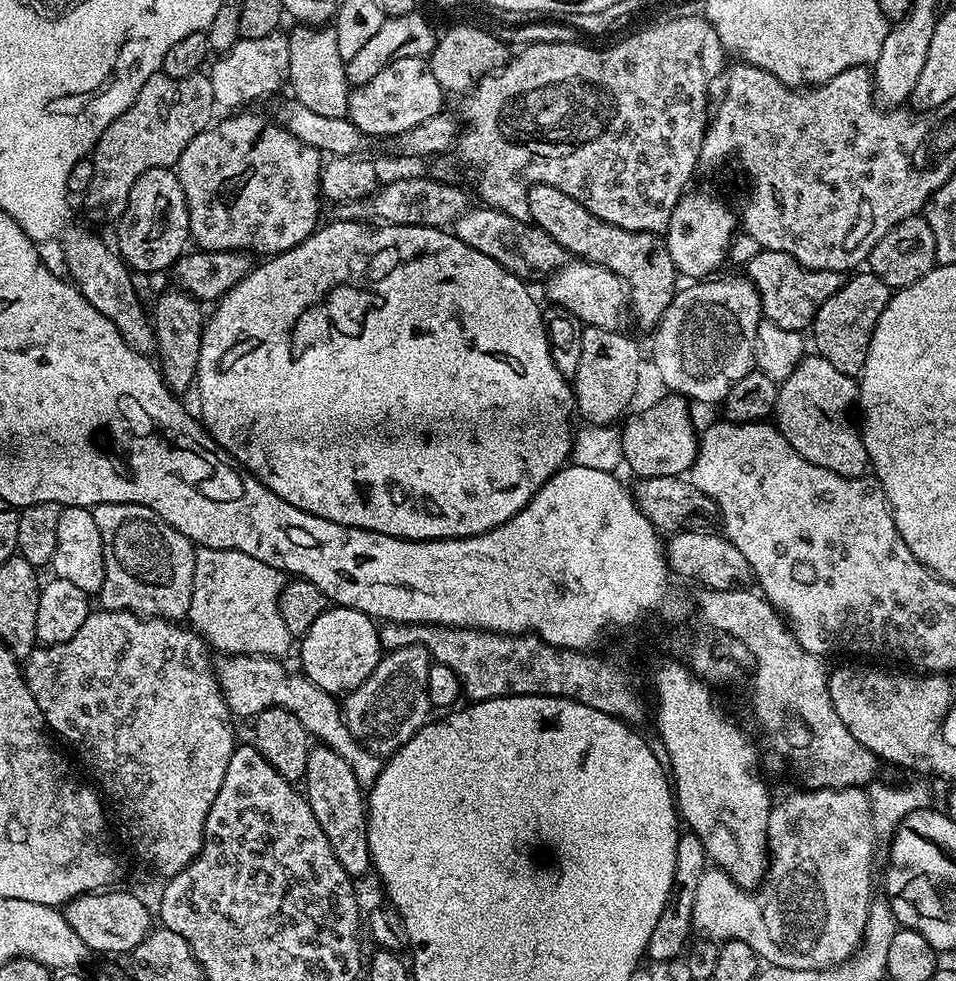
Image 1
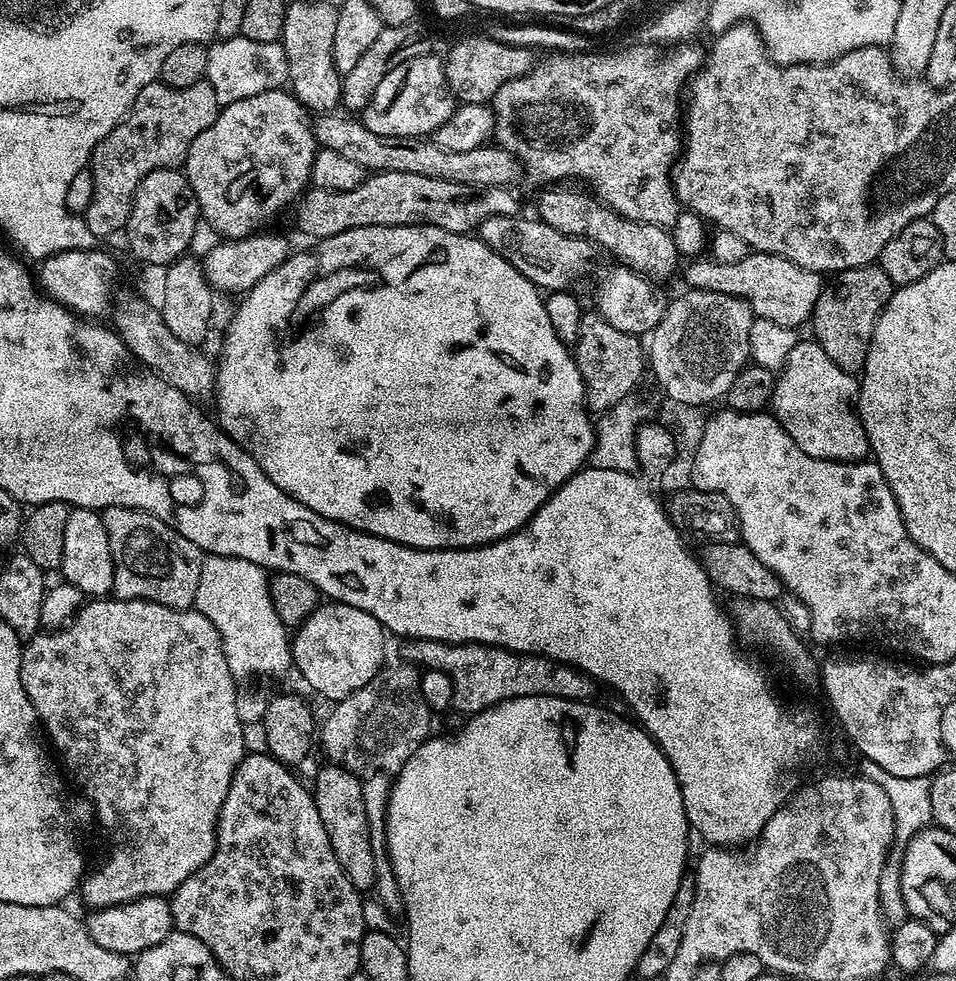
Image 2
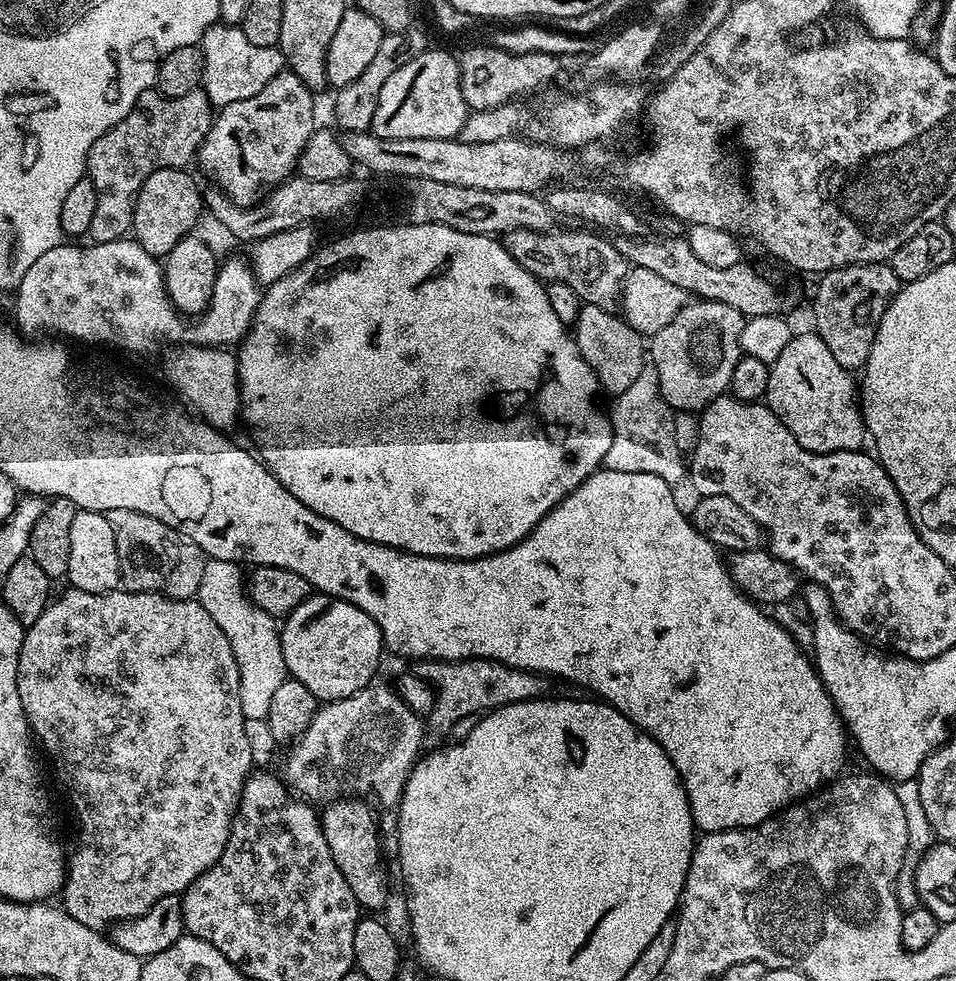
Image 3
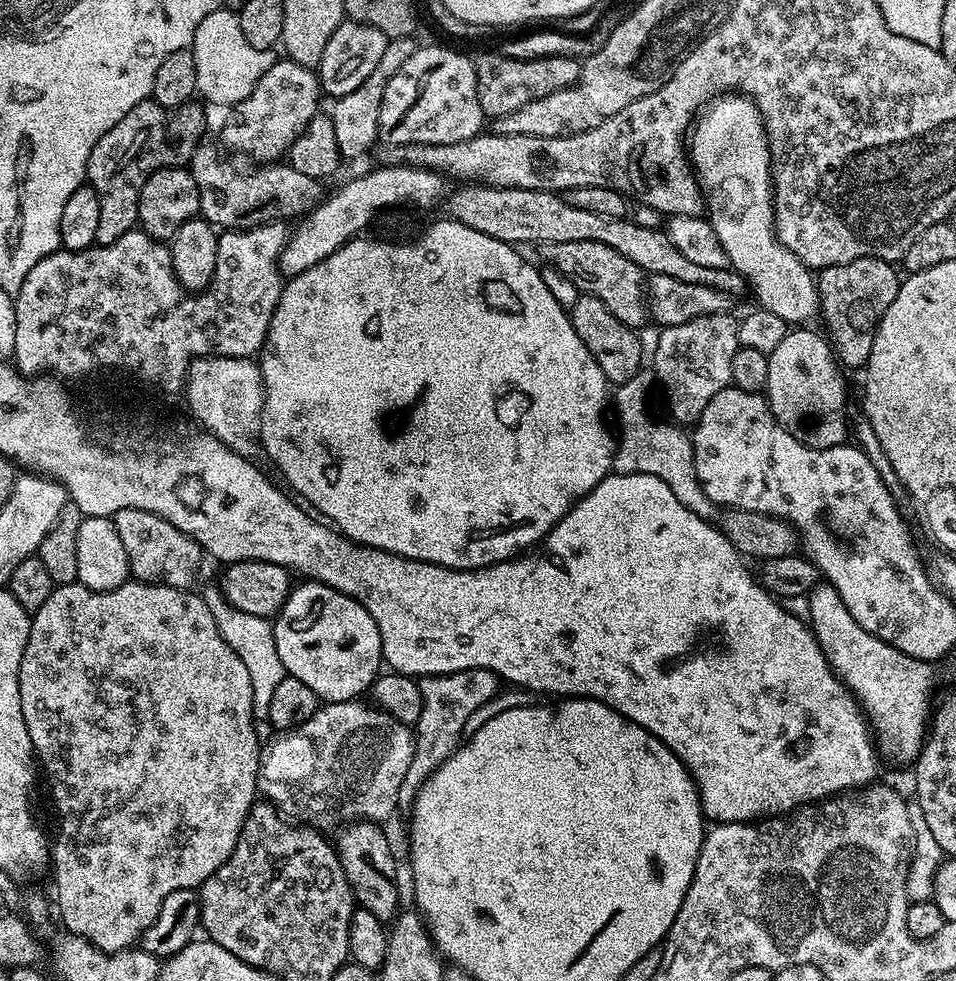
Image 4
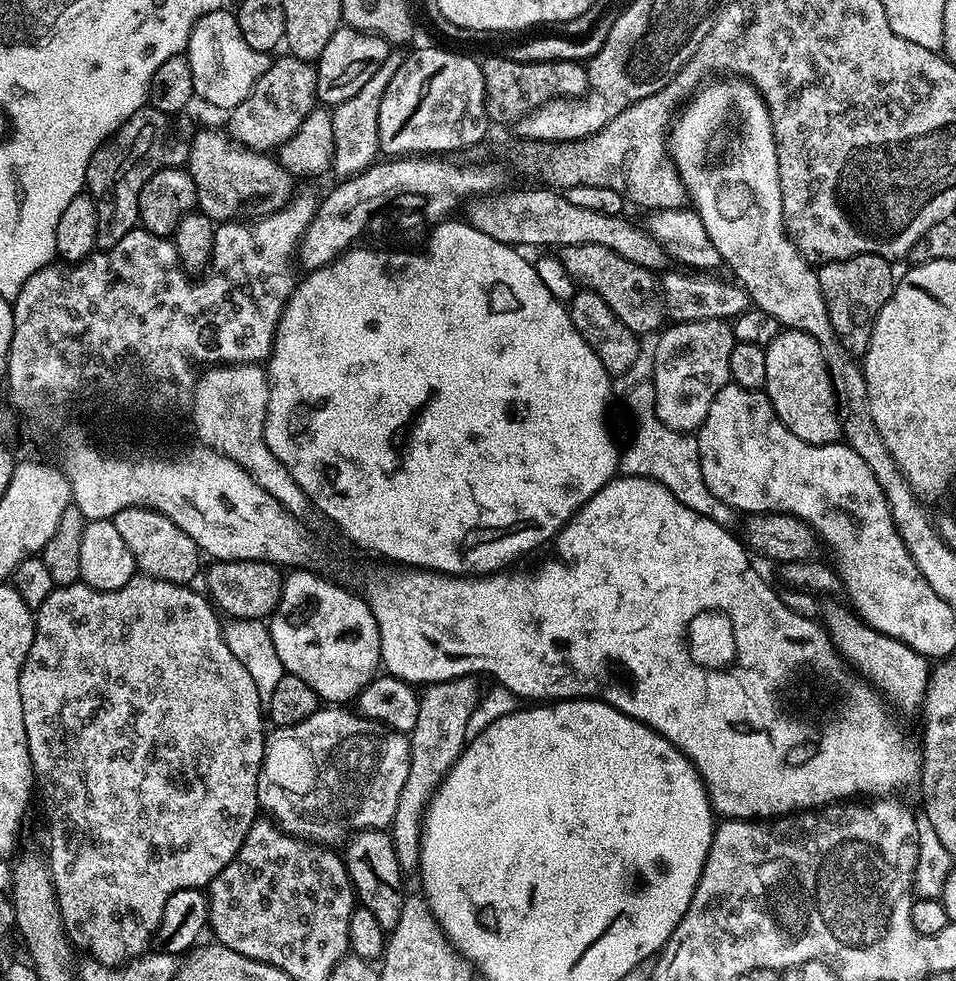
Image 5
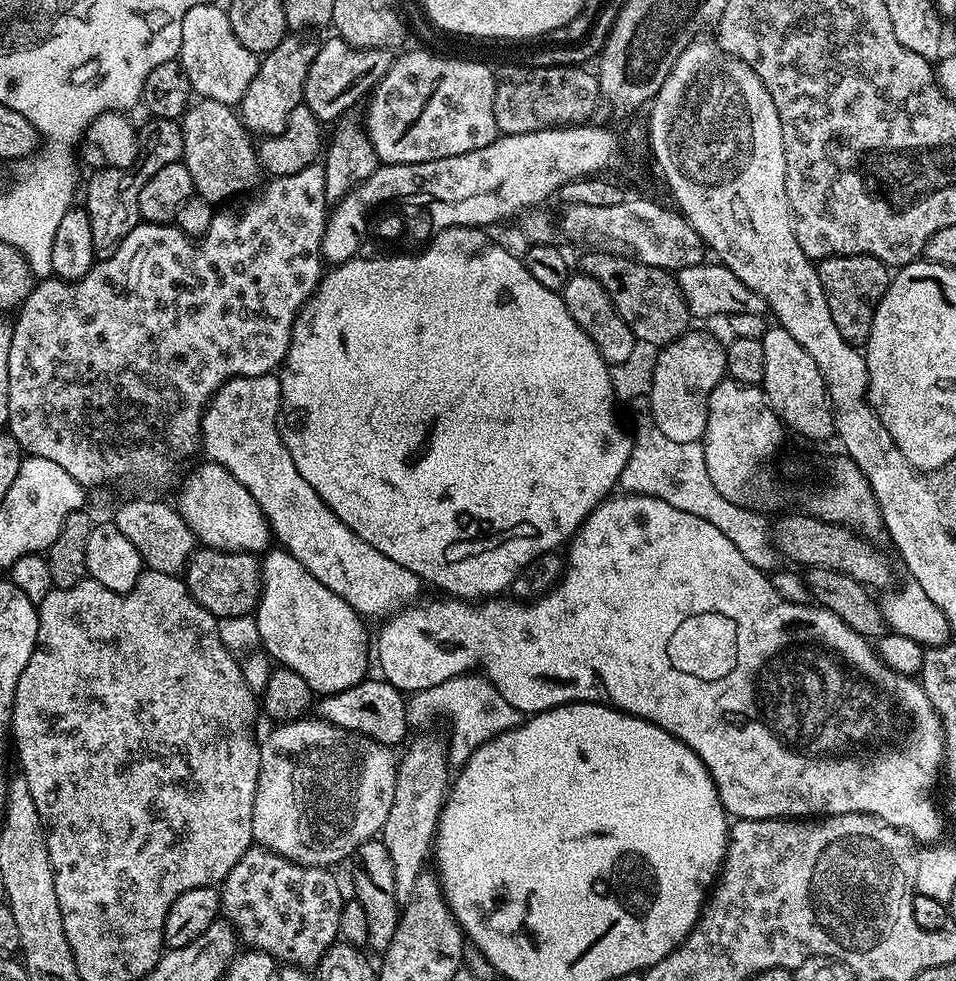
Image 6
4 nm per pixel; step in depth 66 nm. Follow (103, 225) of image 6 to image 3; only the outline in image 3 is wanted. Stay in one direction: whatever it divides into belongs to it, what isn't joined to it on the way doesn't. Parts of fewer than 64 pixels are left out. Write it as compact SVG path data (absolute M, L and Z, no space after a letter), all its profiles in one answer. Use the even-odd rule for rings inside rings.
M203 87L195 88L190 94L182 94L182 98L170 98L164 96L158 90L149 90L141 94L138 102L102 138L98 138L90 146L90 154L86 165L86 179L94 182L94 190L98 194L98 206L94 209L94 219L90 222L88 236L95 243L114 242L123 240L131 233L134 222L134 210L136 209L136 199L140 193L142 182L154 174L154 170L163 168L183 168L189 167L188 163L193 163L194 157L200 151L200 144L206 138L206 134L212 129L214 119L214 106L210 102L208 95L204 93Z

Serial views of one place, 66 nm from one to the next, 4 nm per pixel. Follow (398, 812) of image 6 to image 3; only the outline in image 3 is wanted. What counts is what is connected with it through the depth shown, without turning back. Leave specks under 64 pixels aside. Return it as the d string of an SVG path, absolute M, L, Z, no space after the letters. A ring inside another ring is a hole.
M466 660L436 662L431 665L431 683L436 689L436 701L427 713L426 724L436 732L450 733L468 716L475 716L523 700L539 700L545 695L549 681L534 672L523 672L500 664L497 660Z

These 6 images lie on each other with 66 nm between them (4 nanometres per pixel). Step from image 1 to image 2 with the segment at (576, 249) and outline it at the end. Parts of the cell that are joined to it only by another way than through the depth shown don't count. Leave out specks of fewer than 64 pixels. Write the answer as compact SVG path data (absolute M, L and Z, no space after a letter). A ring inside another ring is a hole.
M552 186L549 192L544 192L536 200L535 215L539 219L545 220L550 226L554 226L554 230L562 230L562 234L570 234L577 236L583 240L588 240L596 245L597 249L609 252L612 256L617 256L619 263L623 267L631 268L633 271L643 273L648 278L664 280L676 268L676 260L678 261L678 253L676 243L669 229L662 226L650 226L646 222L634 222L630 218L626 218L622 214L618 214L614 210L610 210L607 204L596 199L595 196L584 192L571 192L568 186Z

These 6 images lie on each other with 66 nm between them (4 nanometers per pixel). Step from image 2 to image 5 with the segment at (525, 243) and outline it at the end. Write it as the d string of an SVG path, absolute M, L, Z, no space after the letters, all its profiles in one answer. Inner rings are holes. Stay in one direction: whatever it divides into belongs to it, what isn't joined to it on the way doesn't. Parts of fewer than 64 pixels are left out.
M579 244L563 249L562 259L566 270L577 285L598 295L614 310L614 314L626 327L637 334L643 332L659 333L665 327L664 300L661 281L656 281L657 273L643 268L610 250L597 244Z

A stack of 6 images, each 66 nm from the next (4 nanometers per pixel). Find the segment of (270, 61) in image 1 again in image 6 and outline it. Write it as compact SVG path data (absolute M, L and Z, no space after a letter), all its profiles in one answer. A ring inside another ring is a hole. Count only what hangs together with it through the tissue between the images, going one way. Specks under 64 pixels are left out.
M201 2L182 18L182 46L178 57L192 84L193 93L223 104L239 105L256 73L257 53L246 50L230 26L223 7Z

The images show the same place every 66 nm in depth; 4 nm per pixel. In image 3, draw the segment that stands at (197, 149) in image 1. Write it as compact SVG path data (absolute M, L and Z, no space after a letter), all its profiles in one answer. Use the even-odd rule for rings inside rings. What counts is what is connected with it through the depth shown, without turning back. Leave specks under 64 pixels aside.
M291 70L279 72L254 98L242 98L242 102L230 102L215 113L212 129L200 144L198 164L212 179L215 187L228 195L233 204L242 208L251 208L260 203L273 188L284 183L297 171L300 155L318 127L316 121L316 100L313 89L307 88Z

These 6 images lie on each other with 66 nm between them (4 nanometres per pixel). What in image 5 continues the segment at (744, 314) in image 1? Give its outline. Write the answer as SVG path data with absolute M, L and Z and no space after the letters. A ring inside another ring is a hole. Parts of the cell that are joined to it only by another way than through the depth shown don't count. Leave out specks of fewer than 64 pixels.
M723 320L677 323L659 333L650 379L656 387L656 417L670 430L692 434L704 424L718 390L730 383L730 350L738 341Z

